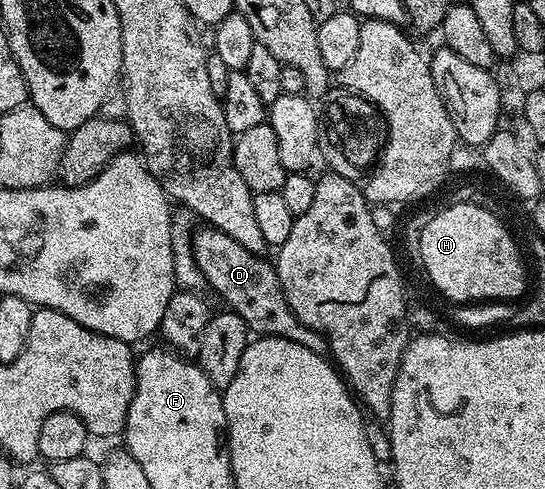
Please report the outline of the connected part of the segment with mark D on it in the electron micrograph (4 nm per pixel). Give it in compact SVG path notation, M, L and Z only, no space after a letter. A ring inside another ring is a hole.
M207 224L191 235L192 255L202 272L205 283L216 294L224 297L224 302L231 313L242 316L253 335L266 338L285 338L294 340L294 344L302 344L302 348L310 348L315 354L328 354L328 341L324 335L311 330L306 324L294 316L290 304L286 304L280 281L276 275L276 267L267 257L250 252L250 248L242 248L234 236L226 236L218 228Z

